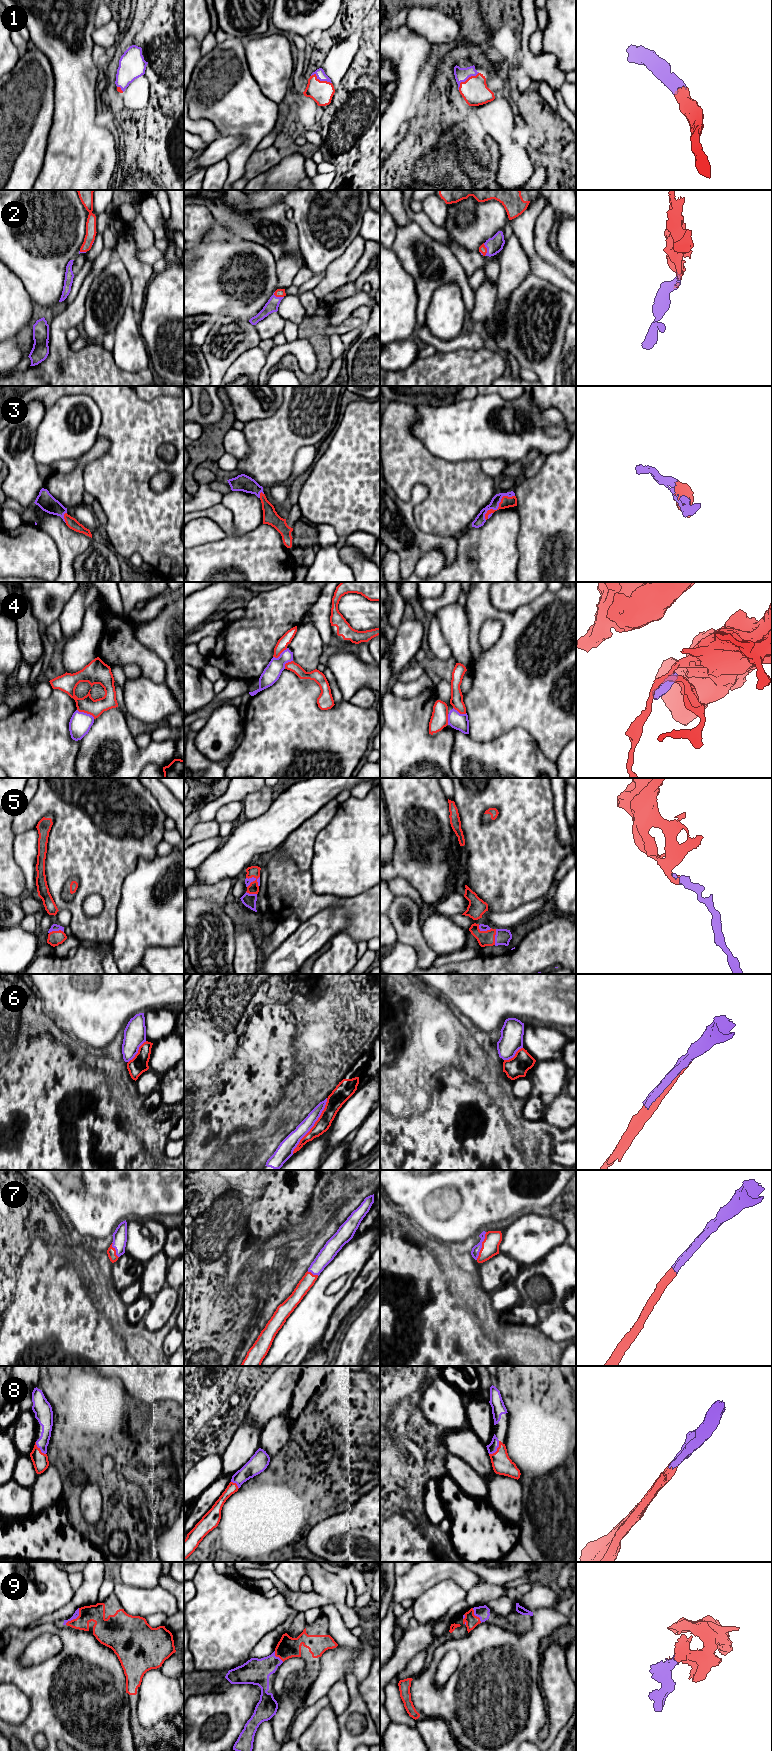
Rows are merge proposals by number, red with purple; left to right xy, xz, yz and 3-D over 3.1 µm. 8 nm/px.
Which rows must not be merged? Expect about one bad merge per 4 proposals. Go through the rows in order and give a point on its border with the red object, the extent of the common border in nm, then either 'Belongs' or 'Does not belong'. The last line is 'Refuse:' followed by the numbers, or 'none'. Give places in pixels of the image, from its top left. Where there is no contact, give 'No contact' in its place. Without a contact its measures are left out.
1: Touches red at yz (467, 79). Shared border 220 nm. Belongs
2: Touches red at yz (486, 249). Shared border 110 nm. Belongs
3: Touches red at yz (499, 505). Shared border 320 nm. Belongs
4: Touches red at xy (86, 712). Shared border 160 nm. Does not belong
5: Touches red at xz (253, 881). Shared border 140 nm. Belongs
6: Touches red at xz (313, 1126). Shared border 550 nm. Does not belong
7: Touches red at yz (482, 1246). Shared border 240 nm. Belongs
8: Touches red at yz (497, 1449). Shared border 140 nm. Belongs
9: Touches red at xy (76, 1618). Shared border 180 nm. Belongs
Refuse: 4, 6

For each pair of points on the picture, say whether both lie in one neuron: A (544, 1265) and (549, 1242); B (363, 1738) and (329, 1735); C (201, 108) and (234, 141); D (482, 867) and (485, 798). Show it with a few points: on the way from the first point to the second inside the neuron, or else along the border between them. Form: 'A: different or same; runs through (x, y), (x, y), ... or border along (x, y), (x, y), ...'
A: different; border along (565, 1242), (553, 1248), (535, 1264)
B: different; border along (336, 1717), (339, 1729), (338, 1740)
C: different; border along (240, 135), (243, 141), (225, 158)
D: same; runs through (477, 850), (476, 815)

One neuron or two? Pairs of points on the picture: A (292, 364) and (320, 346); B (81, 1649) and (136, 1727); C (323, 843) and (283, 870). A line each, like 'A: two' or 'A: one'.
A: one
B: two
C: two

